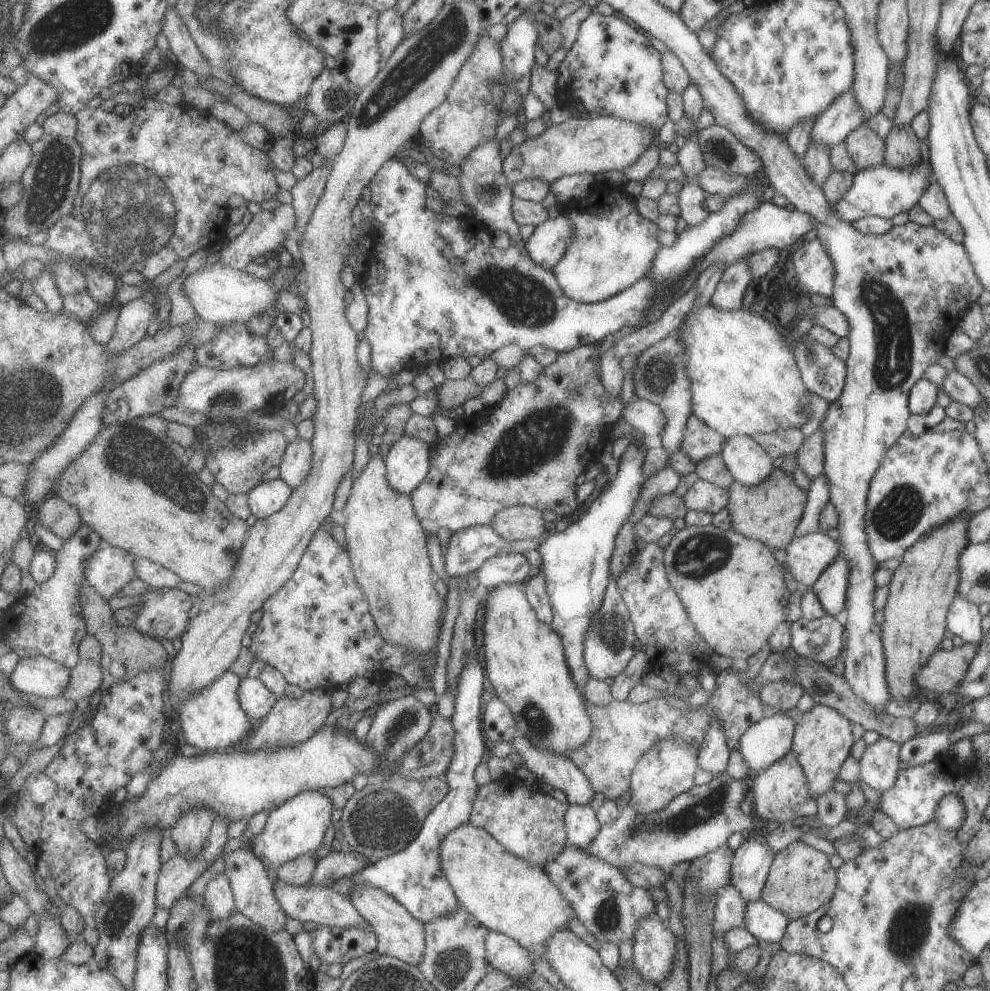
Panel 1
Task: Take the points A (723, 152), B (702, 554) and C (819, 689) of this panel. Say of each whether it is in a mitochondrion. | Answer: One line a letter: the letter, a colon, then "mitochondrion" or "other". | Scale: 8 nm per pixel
A: mitochondrion
B: mitochondrion
C: other

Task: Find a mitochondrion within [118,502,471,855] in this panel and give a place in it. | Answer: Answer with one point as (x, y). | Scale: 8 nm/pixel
(409, 720)

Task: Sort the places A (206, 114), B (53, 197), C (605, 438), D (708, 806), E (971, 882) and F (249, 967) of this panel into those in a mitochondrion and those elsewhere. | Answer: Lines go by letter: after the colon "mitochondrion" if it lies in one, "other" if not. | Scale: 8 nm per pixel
A: other
B: mitochondrion
C: other
D: mitochondrion
E: other
F: mitochondrion

